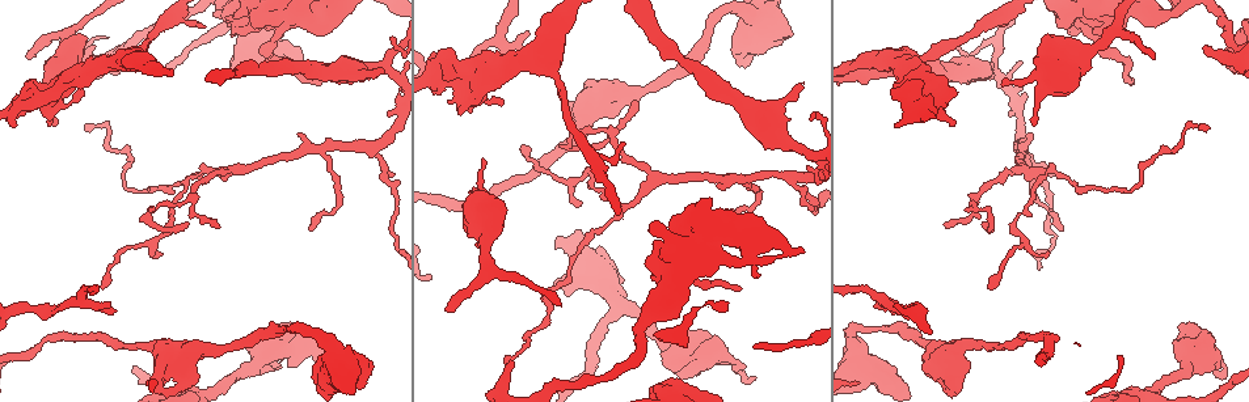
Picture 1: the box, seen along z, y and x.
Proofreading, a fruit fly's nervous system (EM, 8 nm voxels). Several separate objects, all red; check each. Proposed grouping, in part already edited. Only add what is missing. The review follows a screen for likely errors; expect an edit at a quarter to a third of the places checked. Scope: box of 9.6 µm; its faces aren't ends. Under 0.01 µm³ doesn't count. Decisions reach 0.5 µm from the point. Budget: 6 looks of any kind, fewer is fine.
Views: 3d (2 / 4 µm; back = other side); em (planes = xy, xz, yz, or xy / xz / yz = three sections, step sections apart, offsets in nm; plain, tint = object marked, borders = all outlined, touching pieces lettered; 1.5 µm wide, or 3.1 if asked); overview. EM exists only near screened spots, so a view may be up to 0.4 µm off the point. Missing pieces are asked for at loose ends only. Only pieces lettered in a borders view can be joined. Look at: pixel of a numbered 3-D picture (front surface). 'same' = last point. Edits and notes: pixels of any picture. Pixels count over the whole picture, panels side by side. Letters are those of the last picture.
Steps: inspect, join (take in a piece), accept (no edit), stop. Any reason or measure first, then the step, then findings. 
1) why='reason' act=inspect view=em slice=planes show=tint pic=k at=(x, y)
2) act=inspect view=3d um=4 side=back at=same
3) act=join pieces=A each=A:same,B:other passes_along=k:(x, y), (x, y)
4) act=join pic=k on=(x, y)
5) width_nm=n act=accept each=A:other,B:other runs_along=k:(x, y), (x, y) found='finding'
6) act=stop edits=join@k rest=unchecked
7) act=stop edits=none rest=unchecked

why='branch stops here' act=inspect view=em slice=planes show=tint pic=1 at=(637, 101)

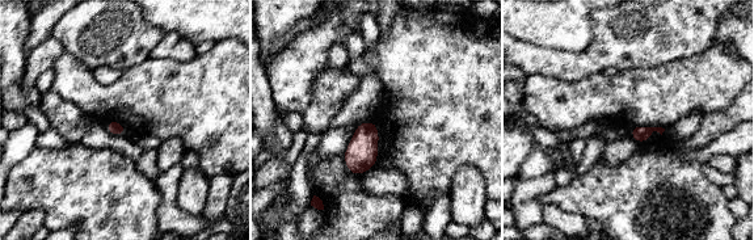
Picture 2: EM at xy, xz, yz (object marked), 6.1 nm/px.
act=inspect view=em slice=planes show=borders at=same

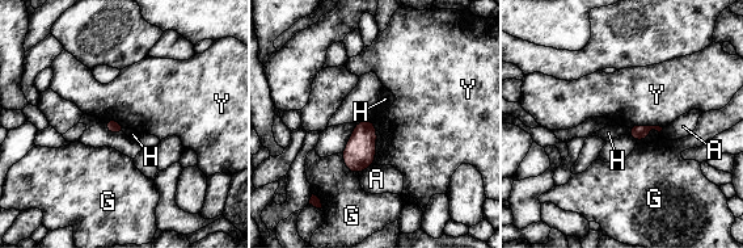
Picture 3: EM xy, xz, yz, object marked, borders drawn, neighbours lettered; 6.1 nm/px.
width_nm=80 longest_contact=Y:260nm act=accept each=A:other,G:other,H:other,Y:other found='no lettered piece goes on from it'

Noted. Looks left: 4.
act=inspect view=em slice=planes show=borders pic=1 at=(801, 85)

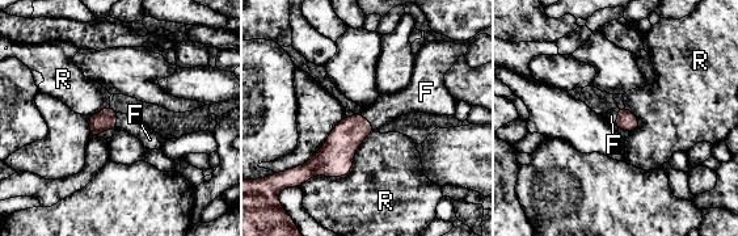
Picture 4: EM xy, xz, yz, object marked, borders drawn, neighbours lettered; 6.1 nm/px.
width_nm=120 act=join pieces=F each=F:same,R:other passes_along=4:(340, 148), (367, 121), (387, 108) found='it goes on there'

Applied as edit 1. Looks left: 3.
why='redraw' act=inspect view=overview

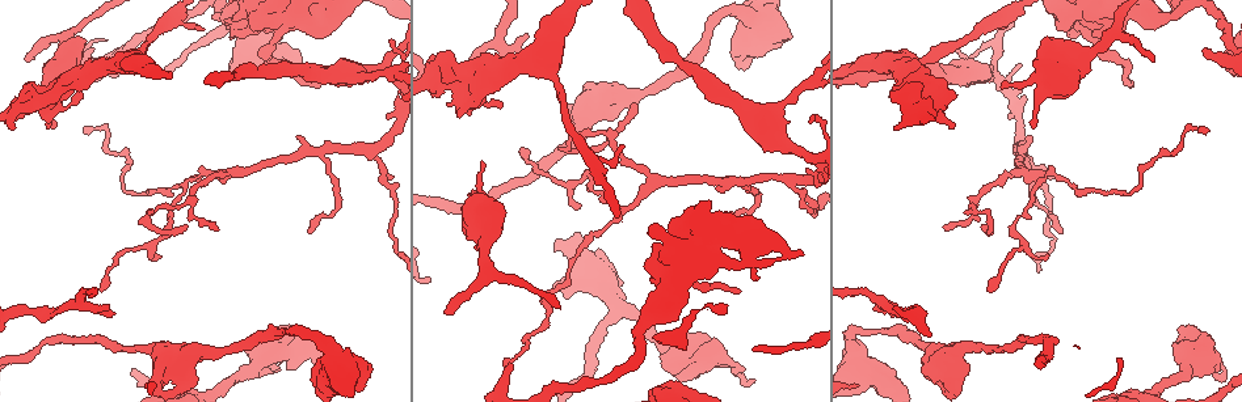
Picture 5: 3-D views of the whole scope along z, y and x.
why='free end' act=inspect view=em slice=xz step=4 show=borders pic=5 at=(875, 311)

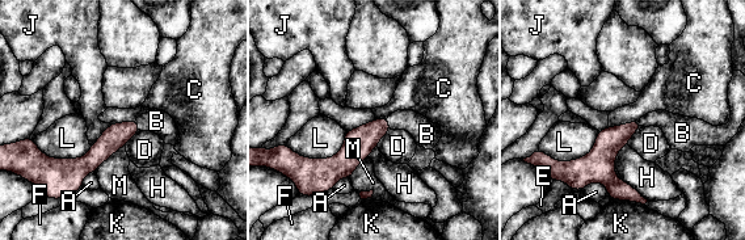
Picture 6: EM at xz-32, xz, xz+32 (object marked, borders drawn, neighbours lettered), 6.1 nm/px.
why='another direction' act=inspect view=em slice=planes show=borders at=same

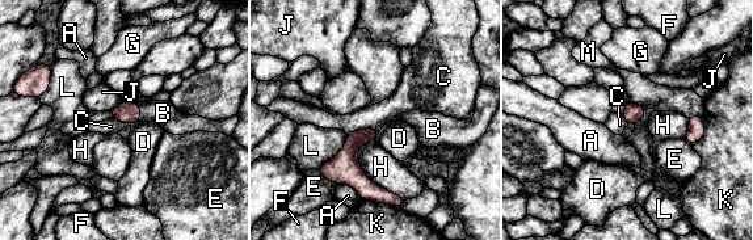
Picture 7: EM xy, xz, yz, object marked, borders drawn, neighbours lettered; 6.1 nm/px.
width_nm=100 act=join pieces=B each=A:other,B:same,C:other,D:other,E:other,F:other,G:other,H:other,J:other,K:other,L:other,M:other found='it goes on there'

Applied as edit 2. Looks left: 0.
act=stop edits=join@4,join@7 rest=unchecked

